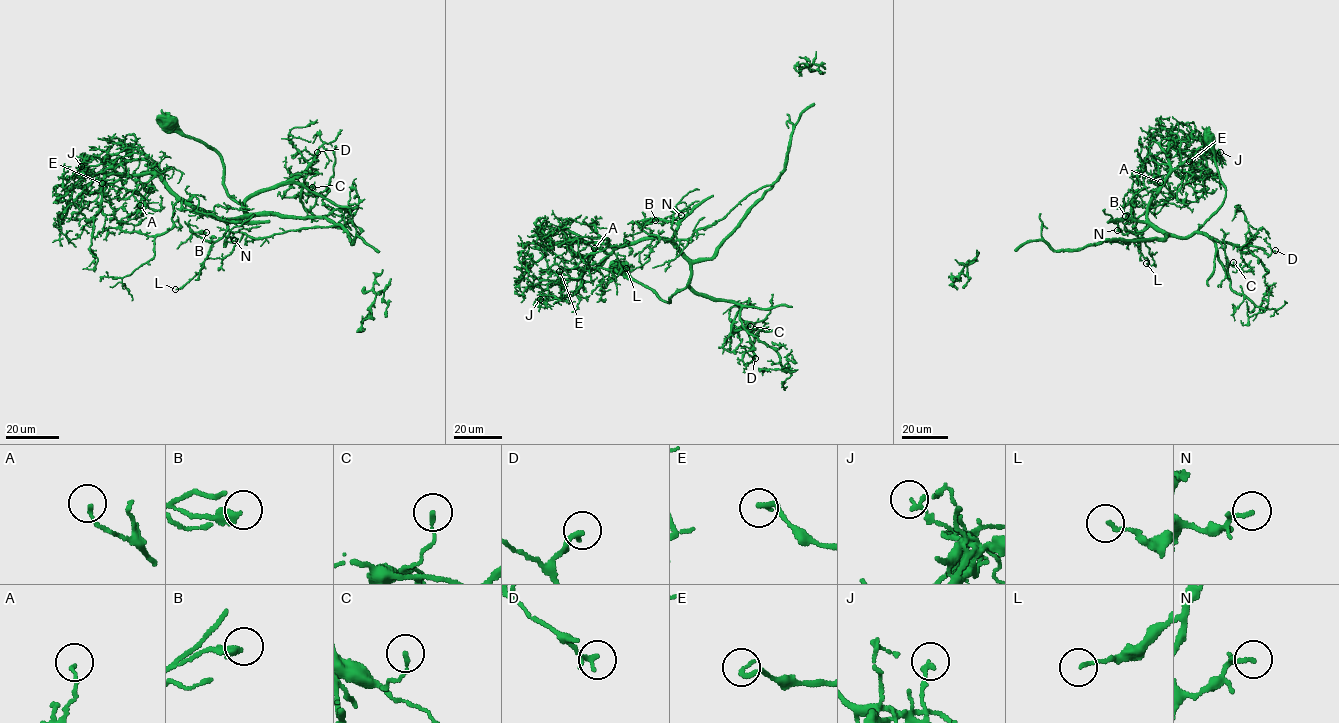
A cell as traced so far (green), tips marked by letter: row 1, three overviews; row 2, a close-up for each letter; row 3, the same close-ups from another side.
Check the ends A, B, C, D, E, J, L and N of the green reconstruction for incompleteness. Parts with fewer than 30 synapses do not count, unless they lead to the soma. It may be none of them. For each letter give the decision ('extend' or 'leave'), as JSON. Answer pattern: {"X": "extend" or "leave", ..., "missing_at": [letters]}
{"A": "leave", "B": "leave", "C": "leave", "D": "leave", "E": "leave", "J": "leave", "L": "leave", "N": "leave", "missing_at": []}

